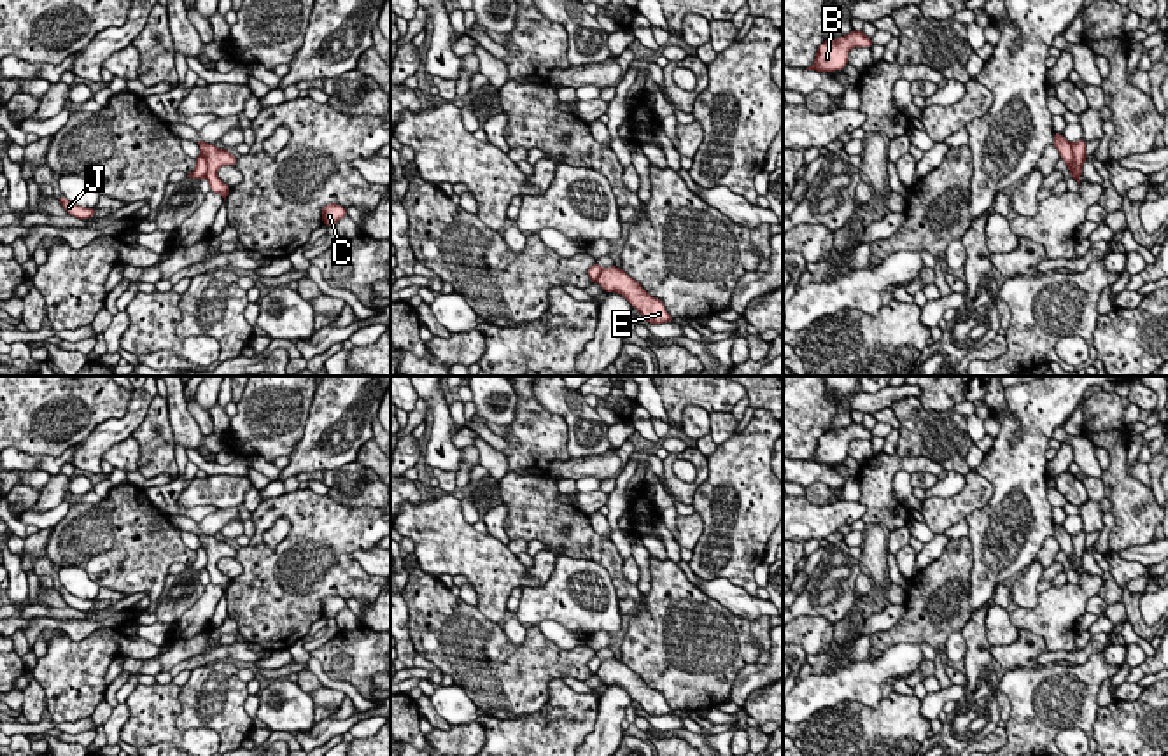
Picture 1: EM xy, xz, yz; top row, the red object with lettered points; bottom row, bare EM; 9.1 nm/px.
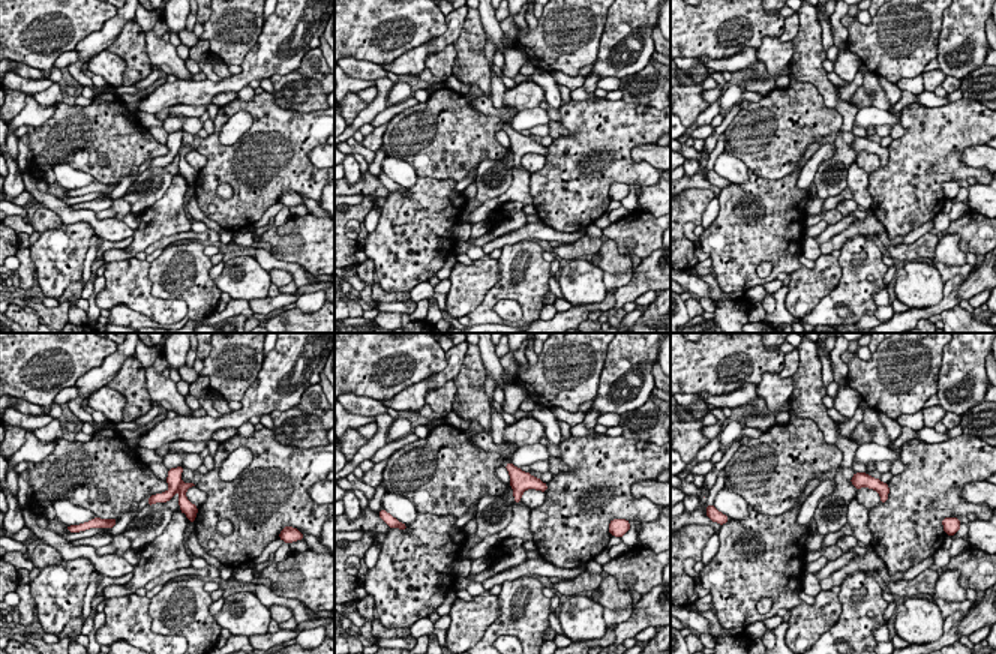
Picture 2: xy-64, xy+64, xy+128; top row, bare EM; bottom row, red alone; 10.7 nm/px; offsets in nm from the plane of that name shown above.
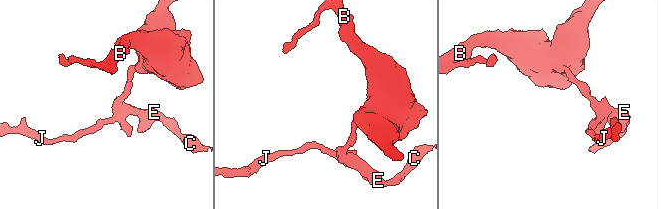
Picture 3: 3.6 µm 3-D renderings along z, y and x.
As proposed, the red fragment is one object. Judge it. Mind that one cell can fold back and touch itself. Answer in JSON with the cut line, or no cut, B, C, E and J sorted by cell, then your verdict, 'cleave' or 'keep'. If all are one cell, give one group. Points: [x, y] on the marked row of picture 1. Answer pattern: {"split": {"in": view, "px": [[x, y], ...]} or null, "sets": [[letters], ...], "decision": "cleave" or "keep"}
{"split": {"in": "yz", "px": [[1070, 144], [1072, 165], [1069, 168]]}, "sets": [["B", "J"], ["C", "E"]], "decision": "cleave"}

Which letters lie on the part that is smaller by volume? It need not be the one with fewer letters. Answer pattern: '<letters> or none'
C, E

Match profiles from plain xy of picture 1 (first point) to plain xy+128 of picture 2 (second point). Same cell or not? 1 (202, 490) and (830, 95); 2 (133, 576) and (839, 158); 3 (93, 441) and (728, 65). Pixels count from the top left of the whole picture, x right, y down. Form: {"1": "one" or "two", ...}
{"1": "two", "2": "two", "3": "one"}

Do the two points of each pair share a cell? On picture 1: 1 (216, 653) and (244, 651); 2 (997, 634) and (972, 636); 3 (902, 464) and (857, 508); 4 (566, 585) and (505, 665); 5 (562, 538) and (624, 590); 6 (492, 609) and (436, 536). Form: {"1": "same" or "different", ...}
{"1": "same", "2": "different", "3": "different", "4": "different", "5": "same", "6": "same"}

